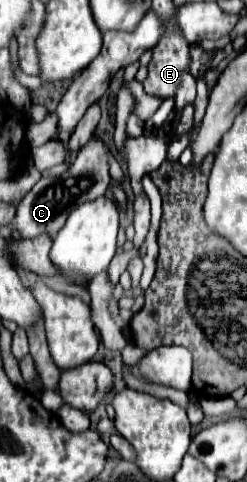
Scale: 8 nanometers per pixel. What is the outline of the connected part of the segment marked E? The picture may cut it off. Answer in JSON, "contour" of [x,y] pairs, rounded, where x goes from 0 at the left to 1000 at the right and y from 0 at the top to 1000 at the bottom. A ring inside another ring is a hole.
{"contour":[[[688,66],[688,75],[672,75],[672,83],[656,83],[656,91],[640,91],[640,100],[615,104],[599,158],[575,170],[575,178],[583,178],[583,191],[623,203],[648,203],[648,207],[696,203],[721,228],[737,228],[761,212],[794,203],[794,162],[769,154],[769,104],[753,83],[721,83],[721,75]]]}

